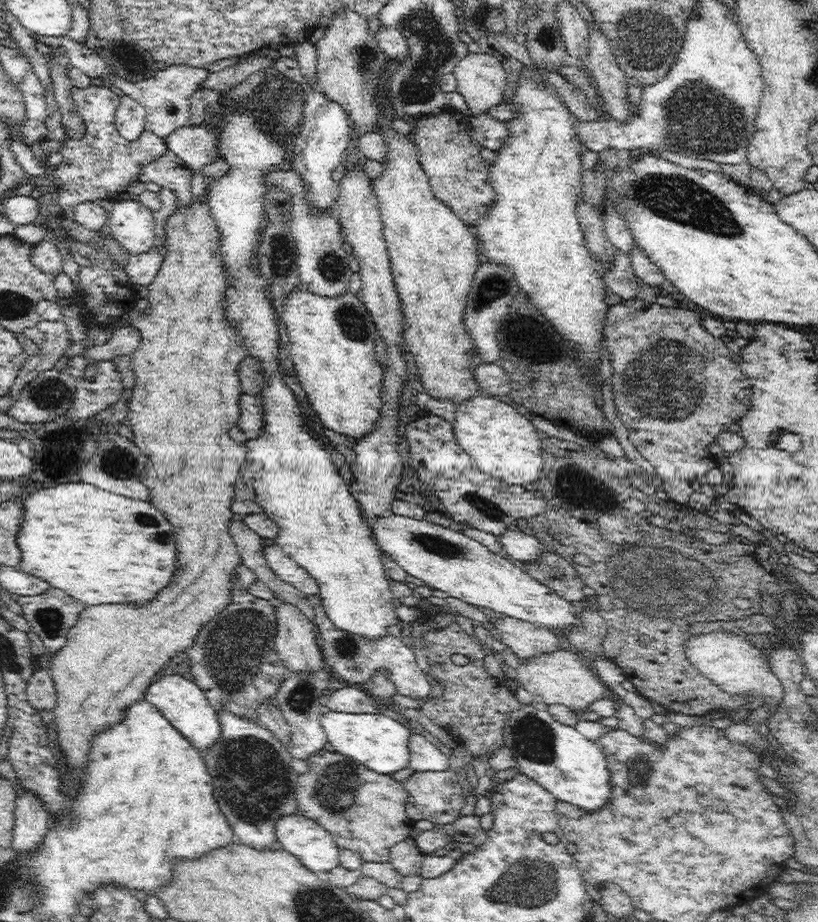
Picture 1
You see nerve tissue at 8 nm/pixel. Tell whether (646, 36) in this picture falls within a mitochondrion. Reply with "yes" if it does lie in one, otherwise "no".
yes

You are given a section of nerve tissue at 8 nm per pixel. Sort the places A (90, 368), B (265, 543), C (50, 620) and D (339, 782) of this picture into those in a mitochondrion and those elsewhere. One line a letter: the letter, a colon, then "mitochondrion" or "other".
A: other
B: other
C: mitochondrion
D: mitochondrion

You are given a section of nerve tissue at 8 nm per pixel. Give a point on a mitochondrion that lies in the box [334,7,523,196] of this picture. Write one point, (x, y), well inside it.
(365, 57)

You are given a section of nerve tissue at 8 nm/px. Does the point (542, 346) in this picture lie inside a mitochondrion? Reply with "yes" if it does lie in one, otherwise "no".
no

